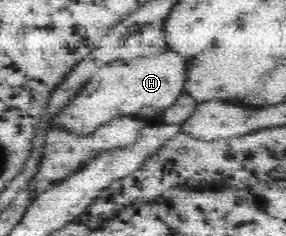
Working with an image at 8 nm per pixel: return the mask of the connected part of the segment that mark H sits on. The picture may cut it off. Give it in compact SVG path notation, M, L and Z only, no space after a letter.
M177 53L155 54L143 59L120 58L98 69L75 99L55 116L51 125L61 125L77 134L90 134L111 119L139 113L141 107L171 107L185 91L183 83L187 79L186 66L177 59Z

